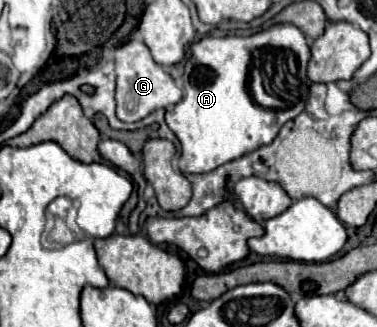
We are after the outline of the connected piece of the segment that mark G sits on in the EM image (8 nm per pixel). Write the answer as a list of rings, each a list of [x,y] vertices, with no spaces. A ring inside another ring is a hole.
[[[131,38],[127,44],[115,50],[115,74],[117,74],[117,118],[123,122],[137,122],[151,112],[177,104],[183,96],[181,88],[175,86],[173,78],[151,58],[145,42],[141,38]]]

